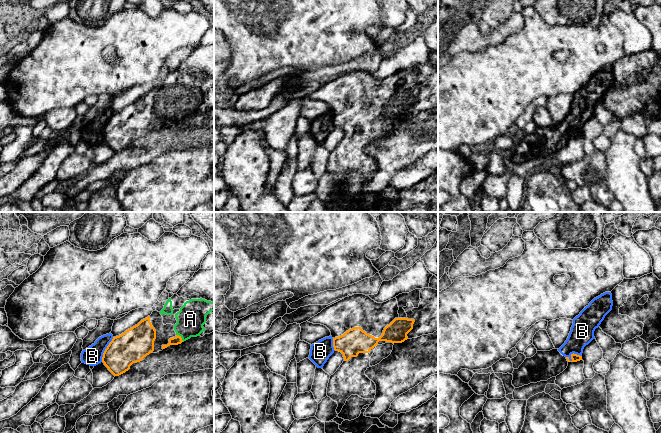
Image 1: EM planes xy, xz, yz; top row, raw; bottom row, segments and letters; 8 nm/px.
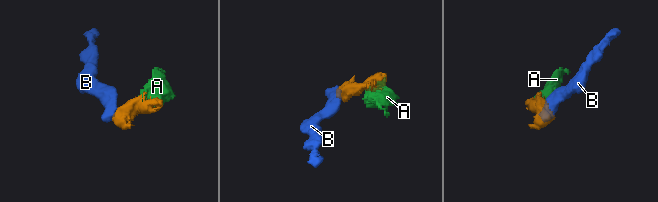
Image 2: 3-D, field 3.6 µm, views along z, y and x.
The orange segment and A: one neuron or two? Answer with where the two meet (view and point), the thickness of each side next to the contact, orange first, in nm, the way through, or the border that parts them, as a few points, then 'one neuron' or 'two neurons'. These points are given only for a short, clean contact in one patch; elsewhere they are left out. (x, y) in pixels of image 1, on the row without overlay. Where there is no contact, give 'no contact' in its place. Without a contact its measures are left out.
xy (180, 113) | 70/220 nm | one neuron

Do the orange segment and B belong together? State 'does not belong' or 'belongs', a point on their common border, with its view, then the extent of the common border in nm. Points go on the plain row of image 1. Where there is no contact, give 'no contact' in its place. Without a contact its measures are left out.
does not belong; contact xy (105, 125); length 220 nm

